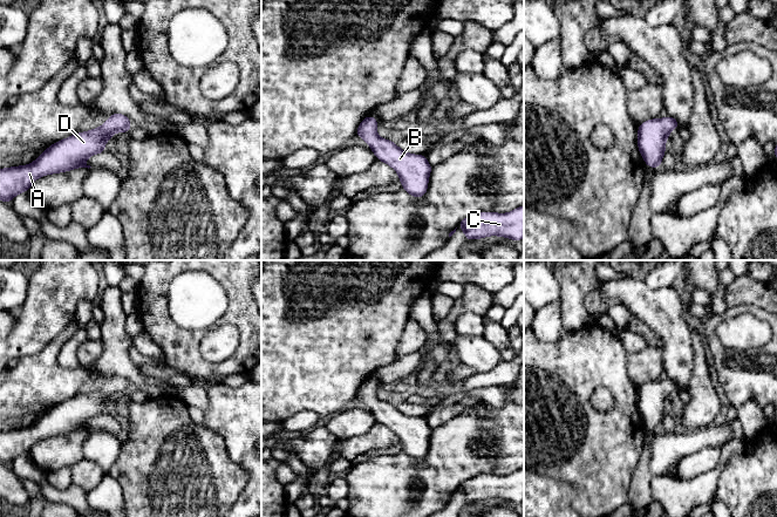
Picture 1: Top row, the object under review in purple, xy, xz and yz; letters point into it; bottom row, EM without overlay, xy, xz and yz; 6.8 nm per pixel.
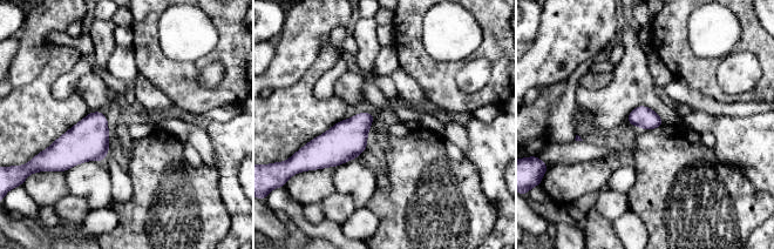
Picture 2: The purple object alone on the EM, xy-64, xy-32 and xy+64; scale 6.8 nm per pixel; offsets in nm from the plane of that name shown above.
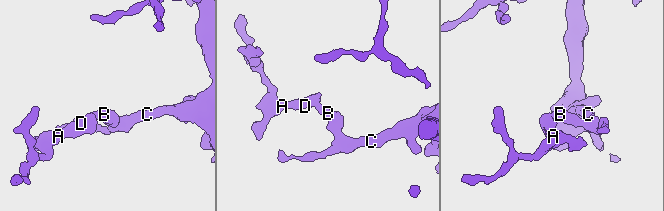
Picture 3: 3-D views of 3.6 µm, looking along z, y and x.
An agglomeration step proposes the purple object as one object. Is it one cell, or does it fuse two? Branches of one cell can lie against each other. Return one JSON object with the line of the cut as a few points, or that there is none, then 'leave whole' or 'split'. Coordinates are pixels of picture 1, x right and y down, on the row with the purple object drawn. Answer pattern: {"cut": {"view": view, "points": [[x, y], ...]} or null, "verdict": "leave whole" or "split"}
{"cut": null, "verdict": "leave whole"}

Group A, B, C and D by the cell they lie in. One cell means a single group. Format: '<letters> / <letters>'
A B C D

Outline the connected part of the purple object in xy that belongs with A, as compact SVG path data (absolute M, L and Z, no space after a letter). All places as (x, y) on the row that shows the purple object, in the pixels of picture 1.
M113 114L100 128L52 144L30 164L0 169L0 200L11 203L18 193L28 192L32 183L42 176L91 168L86 159L107 152L104 144L115 132L129 132L130 123L128 116Z

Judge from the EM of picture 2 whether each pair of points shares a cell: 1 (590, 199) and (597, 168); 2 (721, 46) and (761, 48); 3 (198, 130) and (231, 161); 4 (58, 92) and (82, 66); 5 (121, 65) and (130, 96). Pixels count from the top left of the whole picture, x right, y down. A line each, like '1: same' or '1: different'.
1: different
2: different
3: different
4: same
5: same

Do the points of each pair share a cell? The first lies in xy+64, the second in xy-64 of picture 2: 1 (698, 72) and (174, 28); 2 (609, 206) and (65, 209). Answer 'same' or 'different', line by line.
1: different
2: same

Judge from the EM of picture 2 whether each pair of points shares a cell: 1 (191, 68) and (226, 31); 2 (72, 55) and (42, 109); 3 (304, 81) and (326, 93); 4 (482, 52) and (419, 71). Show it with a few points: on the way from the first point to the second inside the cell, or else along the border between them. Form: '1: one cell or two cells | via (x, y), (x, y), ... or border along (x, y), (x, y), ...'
1: one cell | via (203, 62), (226, 42)
2: one cell | via (58, 67), (42, 83), (42, 95)
3: two cells | border along (332, 66), (314, 83), (313, 94), (319, 100)
4: one cell | via (467, 60), (449, 71), (434, 71)

